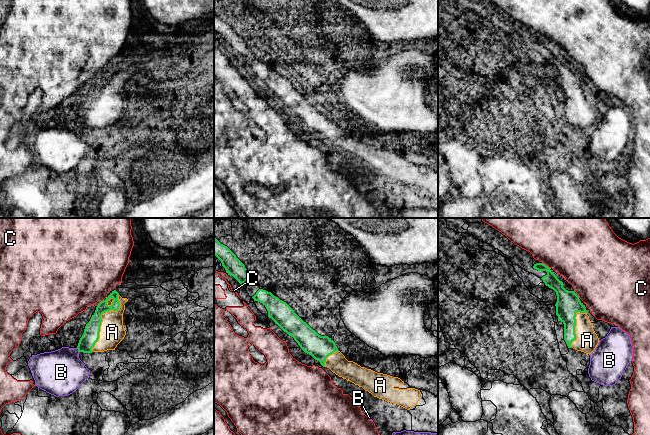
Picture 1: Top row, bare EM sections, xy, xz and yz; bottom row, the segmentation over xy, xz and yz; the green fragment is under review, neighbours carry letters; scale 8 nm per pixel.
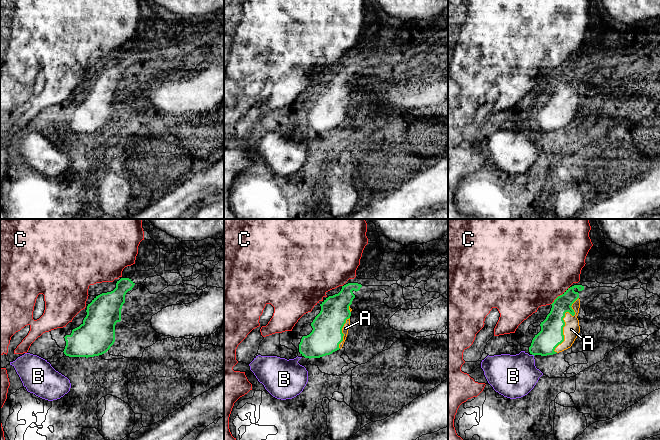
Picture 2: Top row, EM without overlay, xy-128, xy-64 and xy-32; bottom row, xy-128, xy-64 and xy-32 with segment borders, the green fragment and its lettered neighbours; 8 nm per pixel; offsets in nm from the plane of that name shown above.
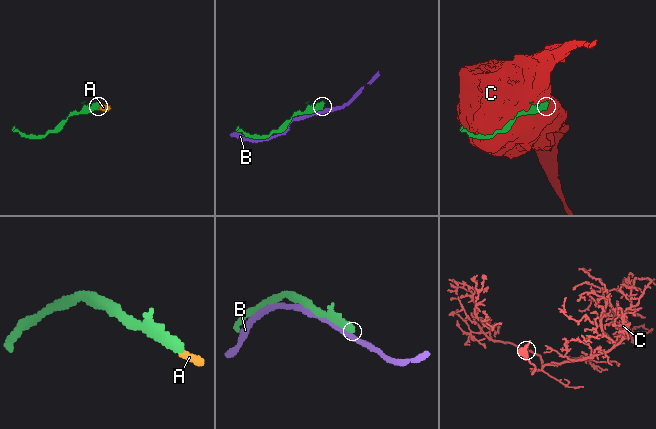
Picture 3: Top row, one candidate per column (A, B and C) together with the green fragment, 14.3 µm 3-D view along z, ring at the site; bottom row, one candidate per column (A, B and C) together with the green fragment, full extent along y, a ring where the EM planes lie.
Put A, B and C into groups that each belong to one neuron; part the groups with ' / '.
A / B / C

